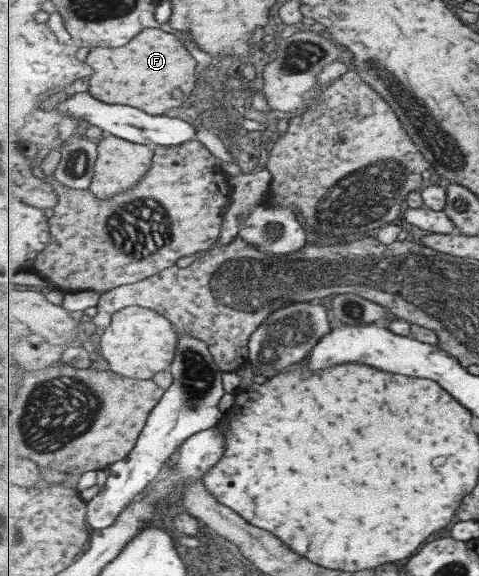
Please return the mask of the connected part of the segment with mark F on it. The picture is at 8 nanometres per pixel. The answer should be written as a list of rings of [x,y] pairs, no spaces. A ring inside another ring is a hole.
[[[148,28],[134,39],[134,43],[128,43],[126,47],[120,49],[104,49],[96,47],[88,55],[90,67],[94,67],[94,75],[89,79],[88,91],[96,97],[102,99],[104,103],[126,103],[129,107],[140,108],[149,112],[150,115],[164,115],[170,109],[181,109],[182,103],[192,95],[196,87],[196,59],[190,55],[190,51],[184,47],[184,43],[160,28]]]

